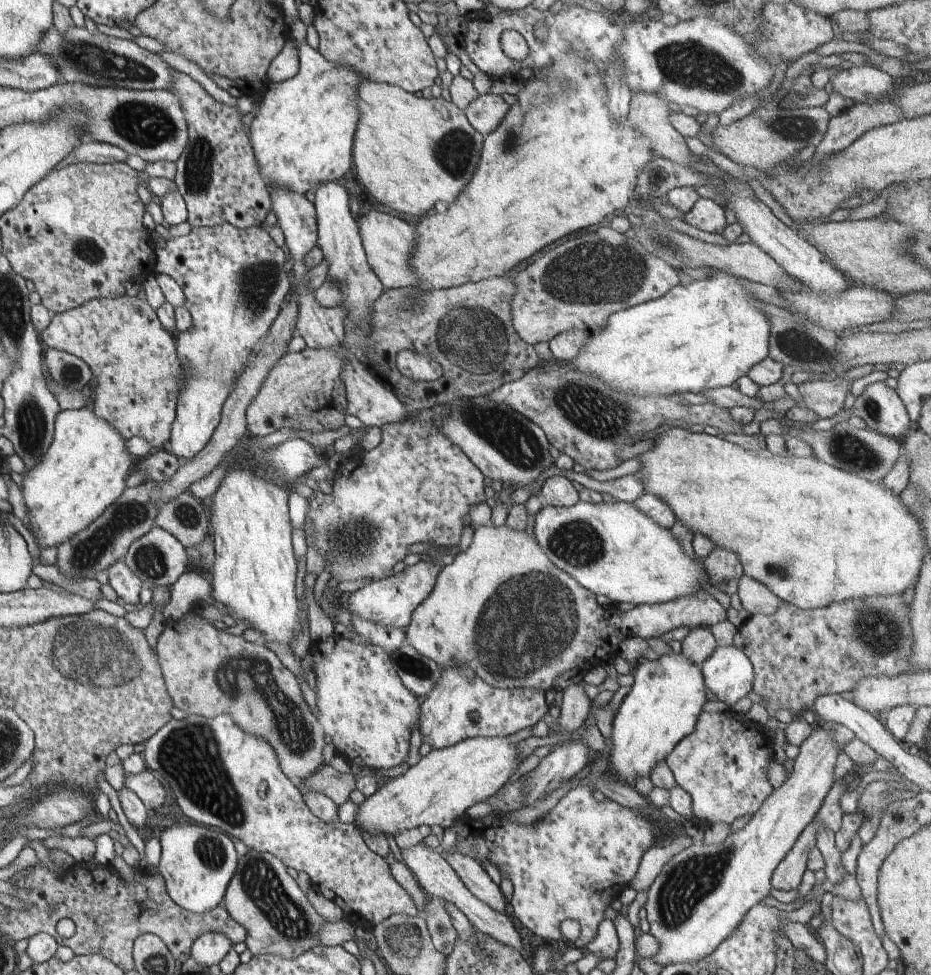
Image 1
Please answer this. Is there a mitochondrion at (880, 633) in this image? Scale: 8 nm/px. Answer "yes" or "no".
yes

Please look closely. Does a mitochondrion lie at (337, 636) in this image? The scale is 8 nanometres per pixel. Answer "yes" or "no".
no

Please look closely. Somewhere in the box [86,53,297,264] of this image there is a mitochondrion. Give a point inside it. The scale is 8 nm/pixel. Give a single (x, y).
(144, 124)

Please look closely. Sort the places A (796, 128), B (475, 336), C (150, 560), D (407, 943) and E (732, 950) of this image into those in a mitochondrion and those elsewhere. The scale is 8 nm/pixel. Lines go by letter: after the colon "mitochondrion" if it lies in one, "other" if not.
A: mitochondrion
B: mitochondrion
C: mitochondrion
D: mitochondrion
E: other

